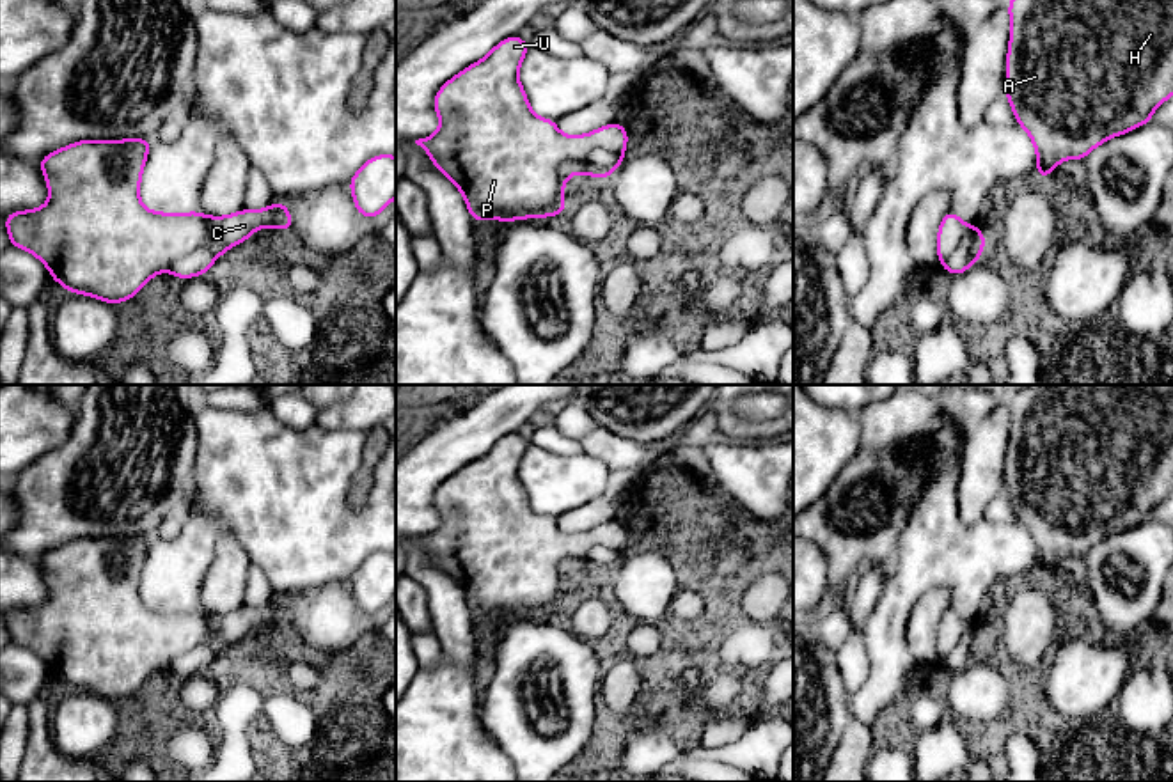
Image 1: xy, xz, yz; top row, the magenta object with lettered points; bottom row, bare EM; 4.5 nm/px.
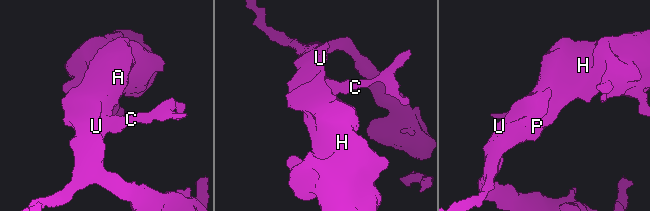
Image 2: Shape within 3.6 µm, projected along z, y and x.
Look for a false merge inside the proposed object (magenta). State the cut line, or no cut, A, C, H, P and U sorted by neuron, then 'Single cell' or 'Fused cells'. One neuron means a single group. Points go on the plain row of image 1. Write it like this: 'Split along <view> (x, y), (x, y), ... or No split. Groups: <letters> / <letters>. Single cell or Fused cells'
Split along xy (215, 655), (206, 642), (201, 642), (181, 653), (167, 667). Groups: A H P U / C. Fused cells

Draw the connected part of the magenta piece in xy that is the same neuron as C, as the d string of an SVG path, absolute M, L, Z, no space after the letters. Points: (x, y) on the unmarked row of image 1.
M286 599L268 601L259 608L241 606L227 614L208 614L208 624L215 637L224 637L227 642L247 638L259 624L293 628L295 619Z

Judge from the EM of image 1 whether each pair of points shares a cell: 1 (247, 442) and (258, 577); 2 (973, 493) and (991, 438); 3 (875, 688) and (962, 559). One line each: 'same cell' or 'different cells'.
1: different cells
2: same cell
3: same cell

